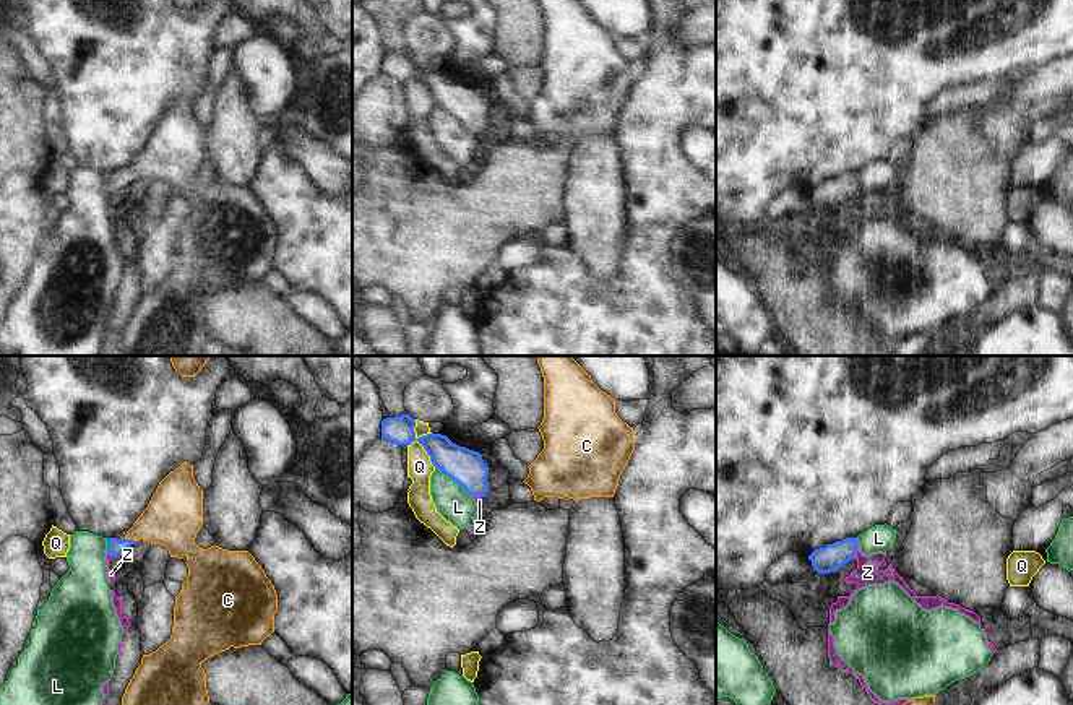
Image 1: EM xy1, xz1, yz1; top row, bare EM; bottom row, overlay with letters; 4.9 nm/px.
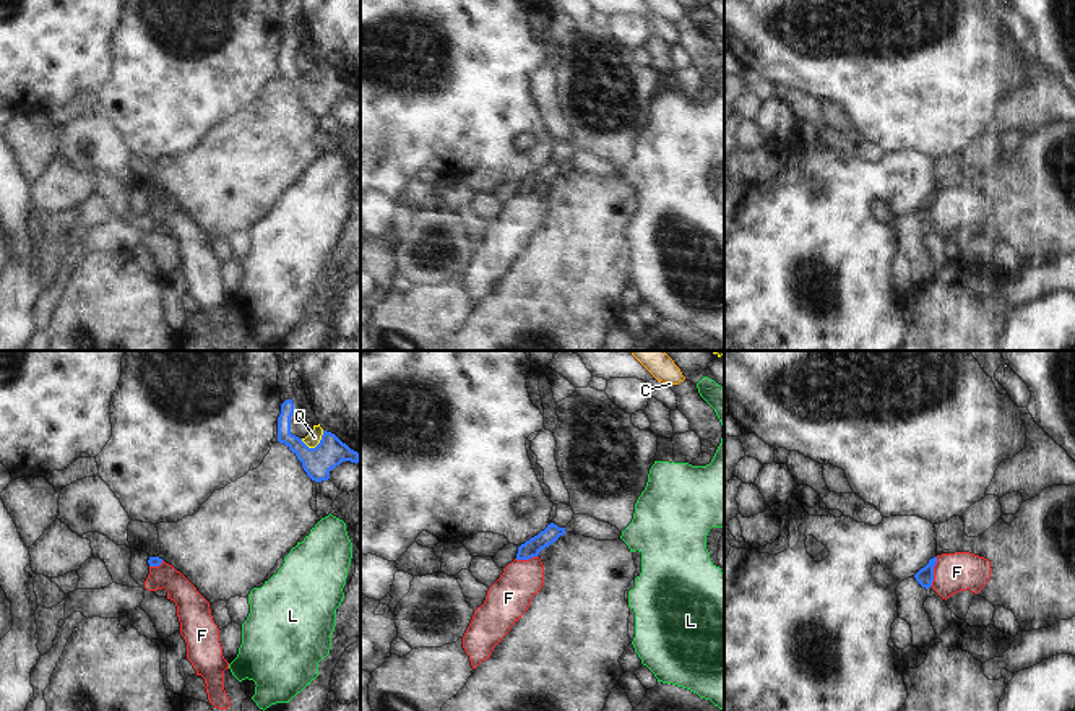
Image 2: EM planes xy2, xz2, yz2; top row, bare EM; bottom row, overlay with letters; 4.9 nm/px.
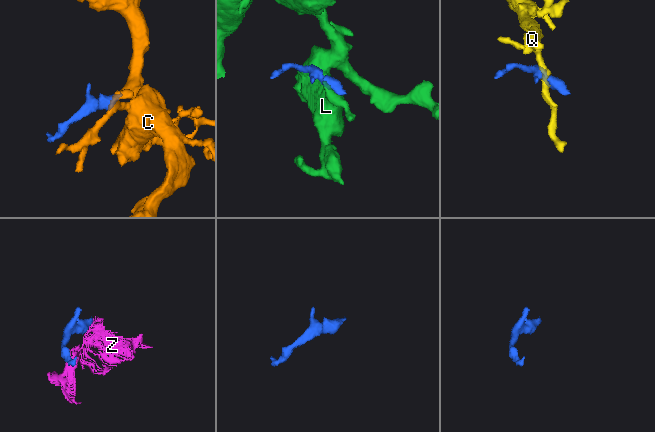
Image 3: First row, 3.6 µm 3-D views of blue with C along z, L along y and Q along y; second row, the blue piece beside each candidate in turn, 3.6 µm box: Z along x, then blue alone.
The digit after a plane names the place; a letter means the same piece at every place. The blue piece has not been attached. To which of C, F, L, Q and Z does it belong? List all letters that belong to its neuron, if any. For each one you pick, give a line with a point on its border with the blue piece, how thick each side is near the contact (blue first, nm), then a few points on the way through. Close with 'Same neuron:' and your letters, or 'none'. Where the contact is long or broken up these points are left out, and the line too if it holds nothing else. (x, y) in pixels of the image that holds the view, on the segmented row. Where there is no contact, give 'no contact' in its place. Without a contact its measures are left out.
C: contact xy1 (130, 540); calibres 80 and 280 nm; way xy1 (114, 546), (122, 546), (130, 540), (142, 528), (174, 515)
Same neuron: C

